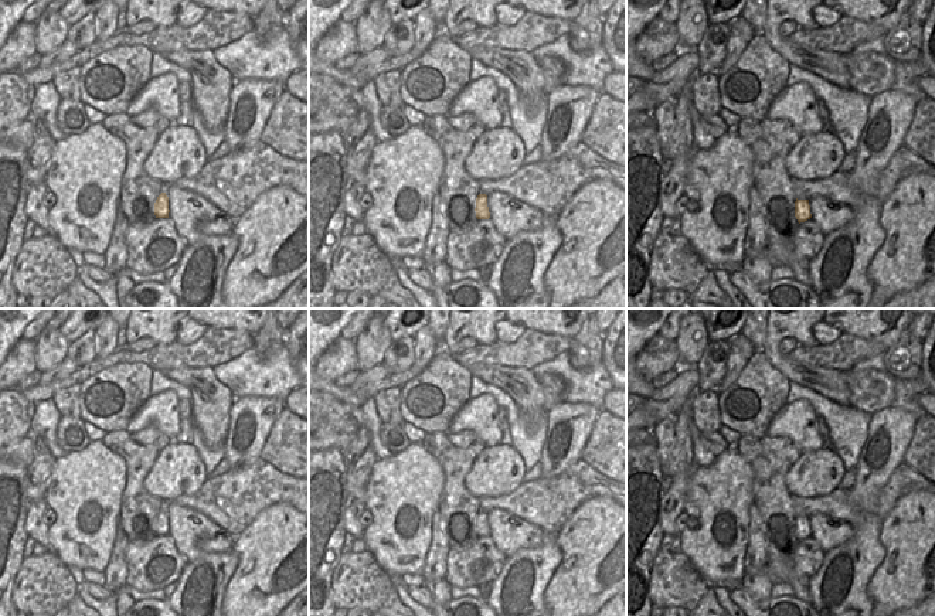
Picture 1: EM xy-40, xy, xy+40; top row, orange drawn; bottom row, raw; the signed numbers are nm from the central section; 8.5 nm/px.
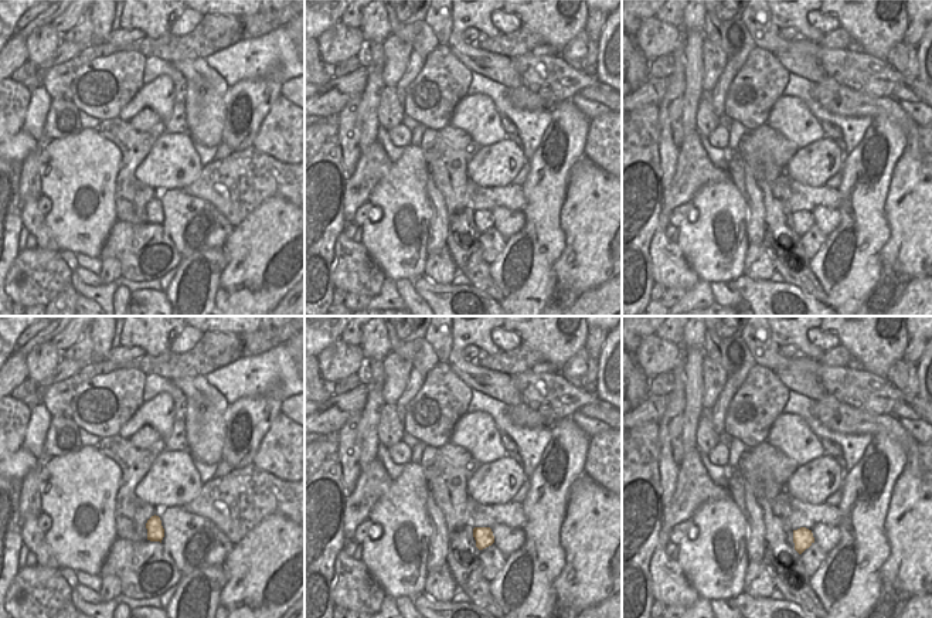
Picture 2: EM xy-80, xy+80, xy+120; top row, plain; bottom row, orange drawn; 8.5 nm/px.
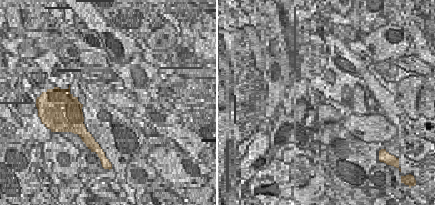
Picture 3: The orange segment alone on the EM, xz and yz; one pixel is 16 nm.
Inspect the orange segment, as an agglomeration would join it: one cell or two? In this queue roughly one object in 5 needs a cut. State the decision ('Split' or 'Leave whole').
Leave whole

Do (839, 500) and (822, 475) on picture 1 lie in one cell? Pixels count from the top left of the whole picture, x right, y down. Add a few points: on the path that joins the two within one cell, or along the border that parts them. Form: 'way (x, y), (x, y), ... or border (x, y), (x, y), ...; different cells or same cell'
border (837, 487), (826, 494), (801, 497); different cells

